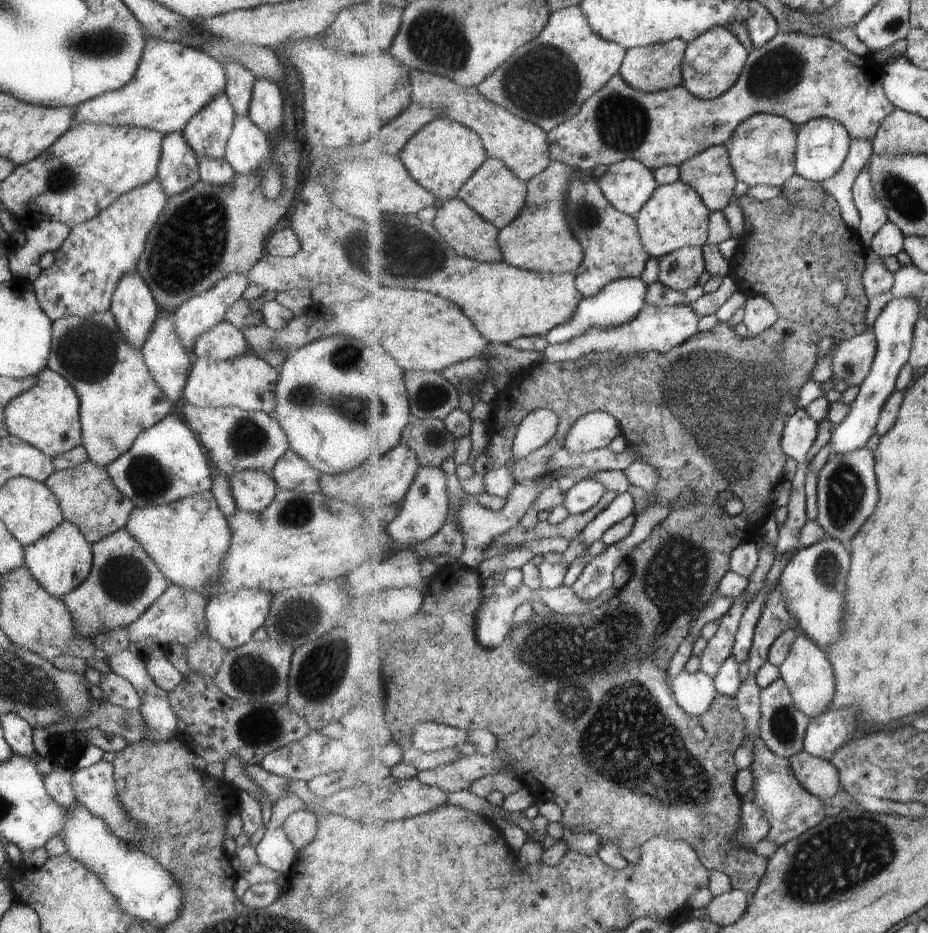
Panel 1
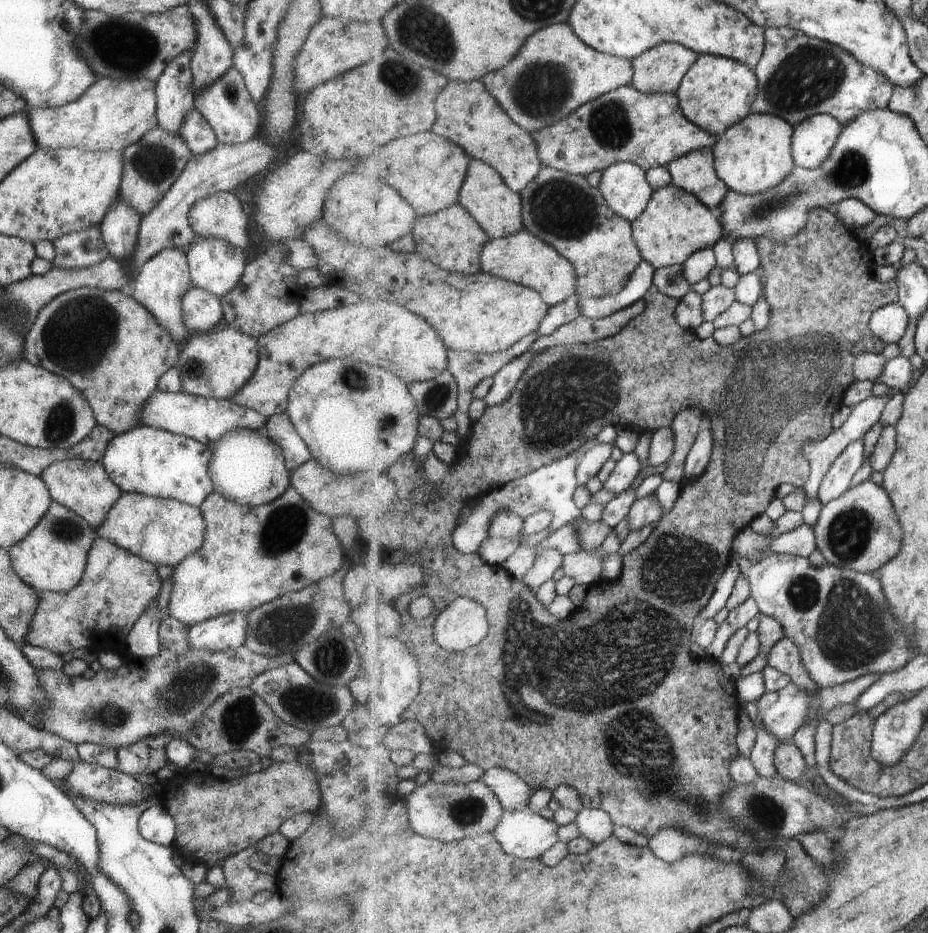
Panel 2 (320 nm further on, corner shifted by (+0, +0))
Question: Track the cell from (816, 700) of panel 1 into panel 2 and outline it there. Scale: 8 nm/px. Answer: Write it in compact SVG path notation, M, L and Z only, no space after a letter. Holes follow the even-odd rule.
M791 682L778 691L767 691L756 700L760 724L779 741L789 742L804 725L810 696Z

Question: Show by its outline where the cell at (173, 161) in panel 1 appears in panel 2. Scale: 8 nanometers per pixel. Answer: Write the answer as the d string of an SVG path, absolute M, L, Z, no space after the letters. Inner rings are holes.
M192 50L177 53L155 80L156 124L173 134L178 134L186 112L193 108Z

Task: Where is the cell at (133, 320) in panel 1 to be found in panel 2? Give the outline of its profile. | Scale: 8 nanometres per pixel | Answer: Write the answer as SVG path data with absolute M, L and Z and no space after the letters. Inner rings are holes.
M117 194L117 198L108 206L98 226L109 256L115 257L119 262L130 259L140 218L140 214Z

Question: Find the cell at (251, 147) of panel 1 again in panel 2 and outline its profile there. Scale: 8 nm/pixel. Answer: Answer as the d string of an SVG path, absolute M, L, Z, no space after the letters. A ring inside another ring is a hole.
M231 65L217 80L198 90L192 98L193 108L197 109L211 130L215 133L218 143L235 144L259 135L261 126L256 102L249 96L241 73Z

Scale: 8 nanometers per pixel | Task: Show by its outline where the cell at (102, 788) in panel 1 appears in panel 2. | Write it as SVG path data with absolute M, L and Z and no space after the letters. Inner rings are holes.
M159 803L140 812L137 819L139 834L149 842L163 846L173 845L176 824L169 811Z

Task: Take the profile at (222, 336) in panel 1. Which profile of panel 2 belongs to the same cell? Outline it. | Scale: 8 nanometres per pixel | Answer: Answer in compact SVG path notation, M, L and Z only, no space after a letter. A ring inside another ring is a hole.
M187 288L181 298L182 323L189 335L211 333L222 321L218 298L199 288Z

